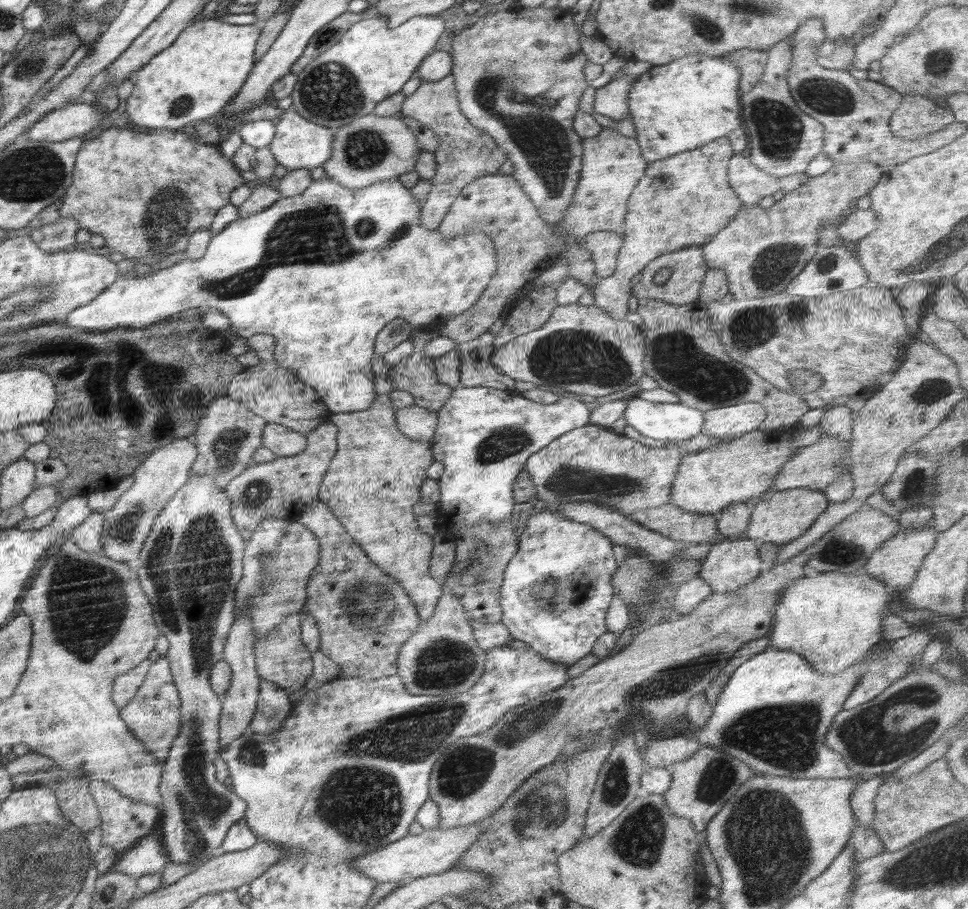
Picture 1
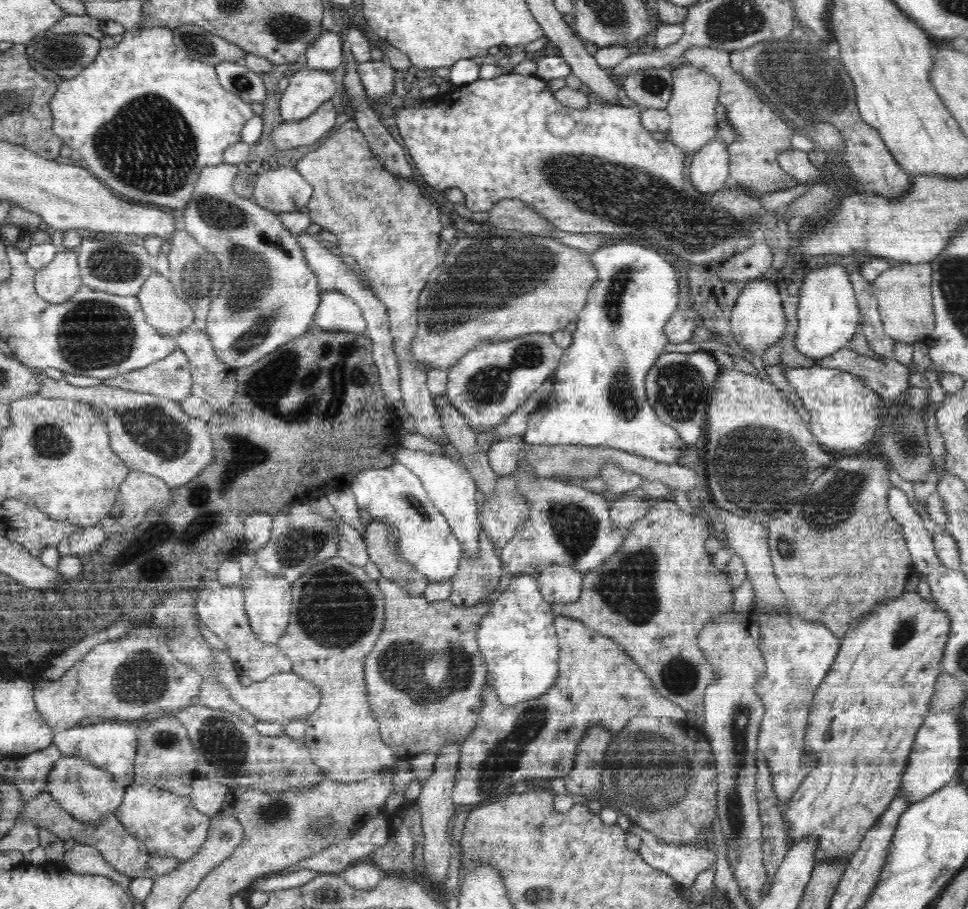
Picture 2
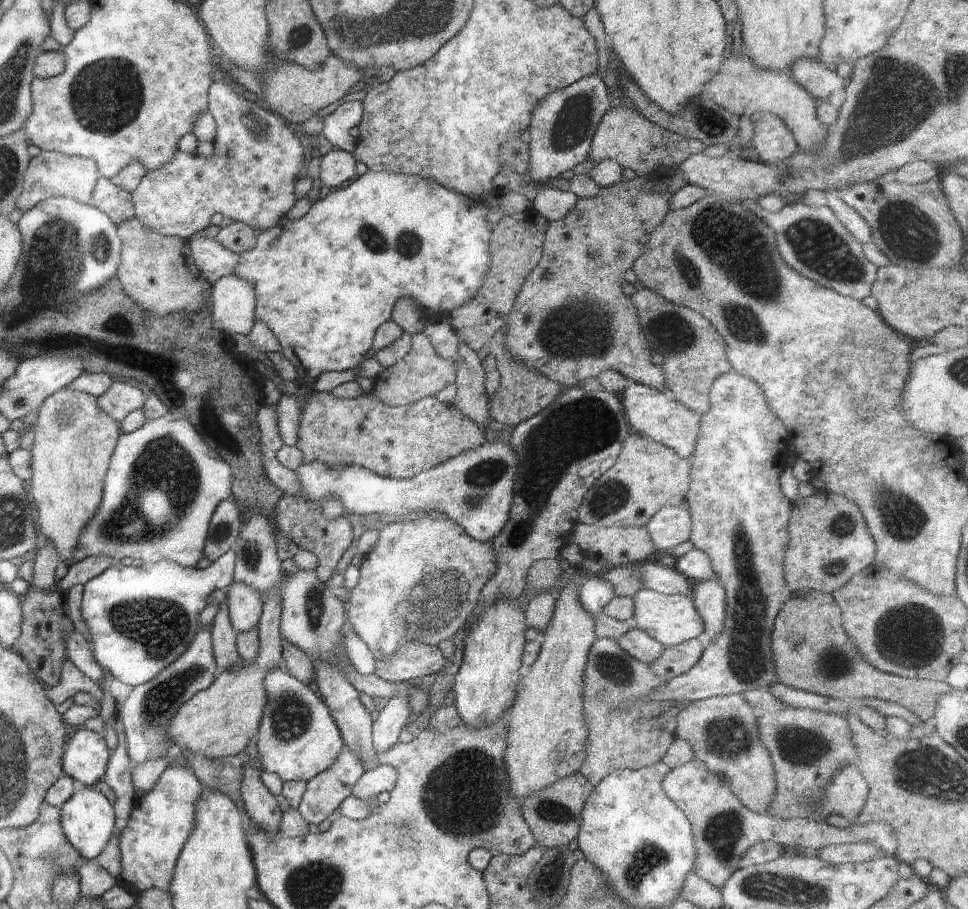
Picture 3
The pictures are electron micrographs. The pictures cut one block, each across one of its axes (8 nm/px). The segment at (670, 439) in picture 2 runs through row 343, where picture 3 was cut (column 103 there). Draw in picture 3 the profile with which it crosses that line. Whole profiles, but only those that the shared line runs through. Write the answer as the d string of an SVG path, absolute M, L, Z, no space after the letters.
M234 548L225 552L210 566L204 569L188 568L170 560L154 563L127 566L122 561L114 561L112 565L84 585L80 614L88 632L92 636L91 649L94 650L98 664L108 670L114 678L130 686L142 685L158 676L168 668L194 640L198 626L198 616L207 605L207 597L214 590L224 590L233 582Z

